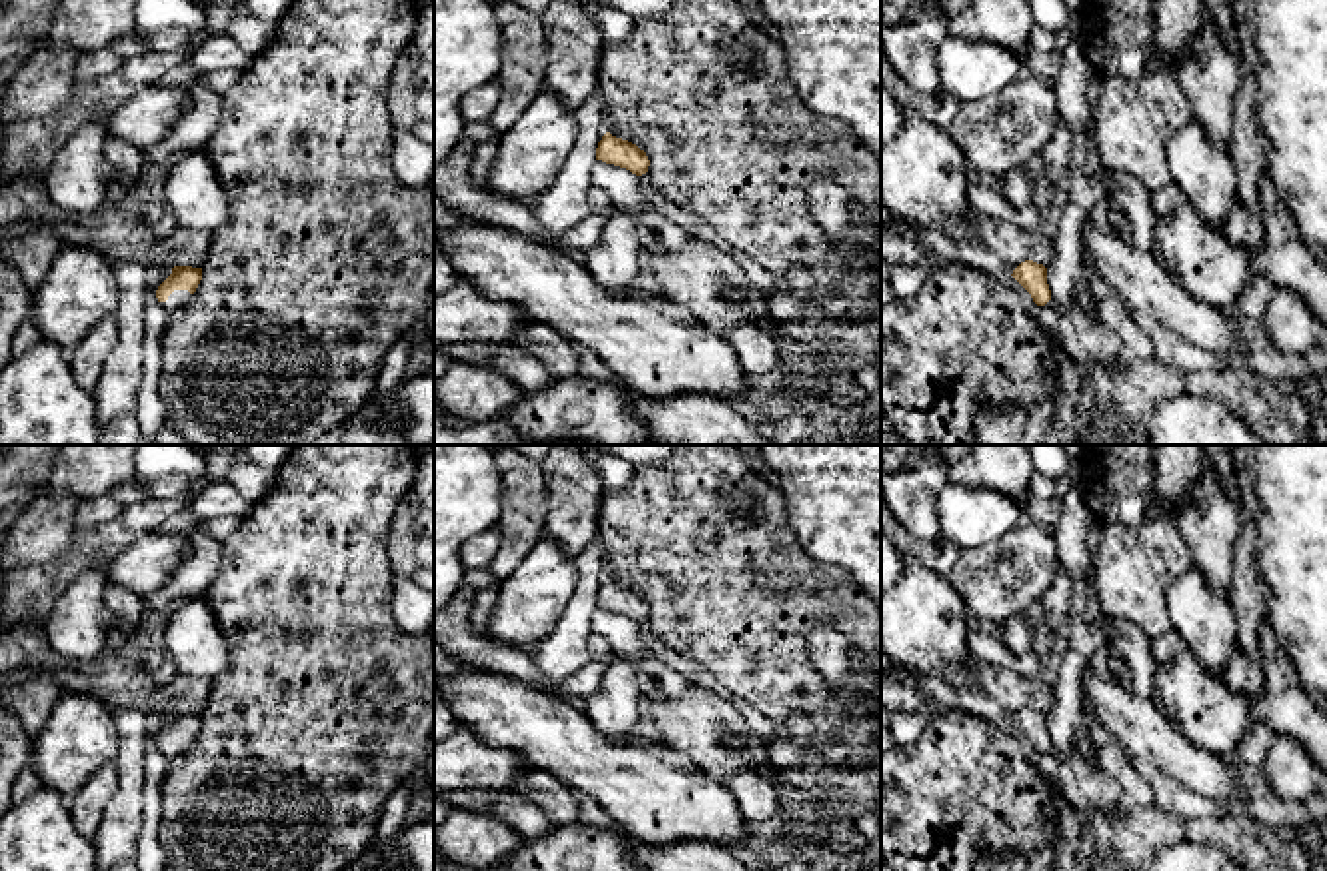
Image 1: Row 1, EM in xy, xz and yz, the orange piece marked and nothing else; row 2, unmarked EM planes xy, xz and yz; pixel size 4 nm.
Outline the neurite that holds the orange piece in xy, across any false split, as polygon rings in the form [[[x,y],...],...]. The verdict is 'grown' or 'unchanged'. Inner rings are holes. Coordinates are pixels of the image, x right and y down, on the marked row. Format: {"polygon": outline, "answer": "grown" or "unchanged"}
{"polygon": [[[174,266],[172,274],[158,286],[156,298],[170,314],[192,298],[200,280],[202,268]]], "answer": "grown"}

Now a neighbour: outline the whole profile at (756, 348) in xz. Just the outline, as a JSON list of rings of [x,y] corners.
[[[749,324],[731,332],[727,342],[735,350],[741,370],[747,376],[761,376],[771,372],[779,362],[779,338],[763,330],[759,324]]]

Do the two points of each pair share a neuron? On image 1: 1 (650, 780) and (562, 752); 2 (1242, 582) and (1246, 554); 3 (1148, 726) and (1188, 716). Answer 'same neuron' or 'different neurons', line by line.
1: same neuron
2: same neuron
3: different neurons

